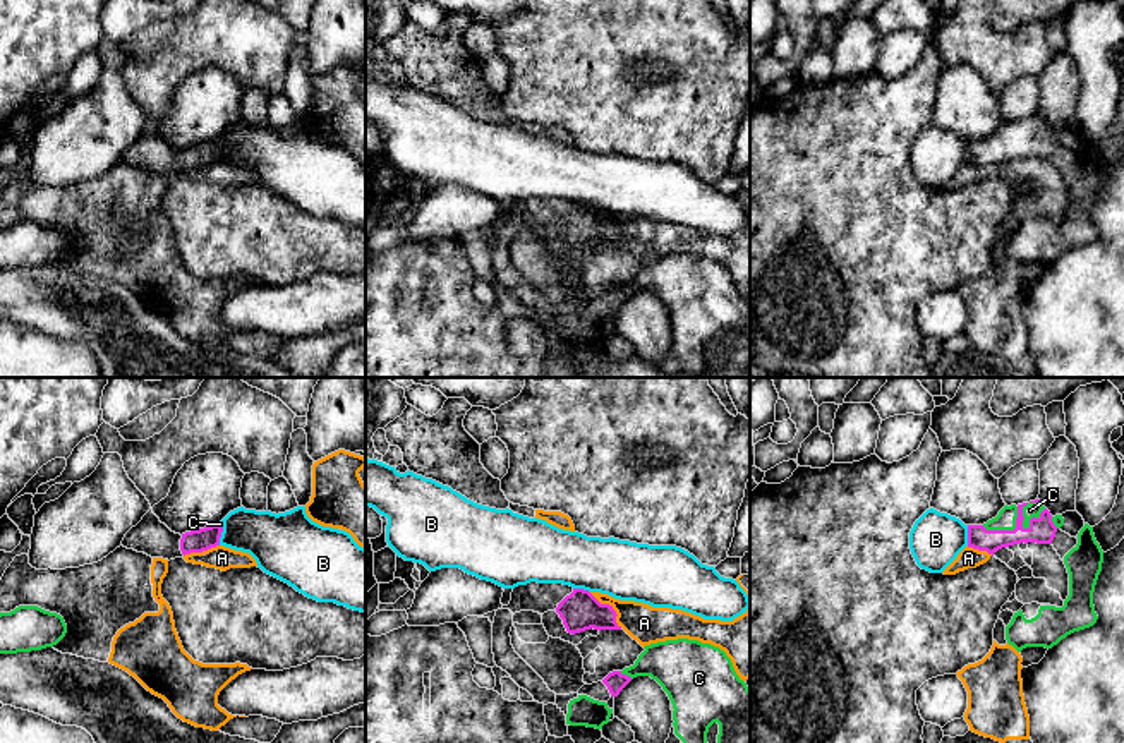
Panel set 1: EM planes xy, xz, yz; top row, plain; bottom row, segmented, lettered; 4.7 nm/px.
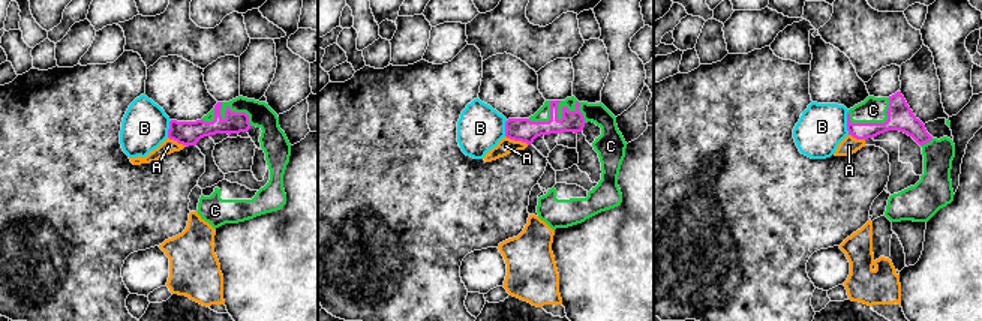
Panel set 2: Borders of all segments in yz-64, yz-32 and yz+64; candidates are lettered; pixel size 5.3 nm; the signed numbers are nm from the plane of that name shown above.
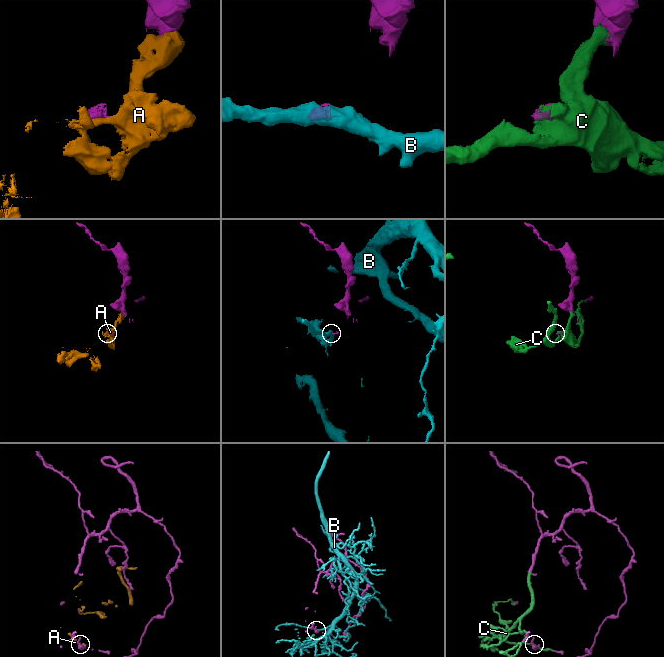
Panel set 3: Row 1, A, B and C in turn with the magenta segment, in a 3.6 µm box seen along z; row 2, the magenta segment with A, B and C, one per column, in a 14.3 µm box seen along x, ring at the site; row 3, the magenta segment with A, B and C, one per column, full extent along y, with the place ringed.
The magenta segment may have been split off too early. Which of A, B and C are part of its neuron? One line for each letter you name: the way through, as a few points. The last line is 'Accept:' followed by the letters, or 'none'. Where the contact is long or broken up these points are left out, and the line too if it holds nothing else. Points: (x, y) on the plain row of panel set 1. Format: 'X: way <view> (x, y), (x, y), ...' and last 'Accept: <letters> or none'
Accept: C

